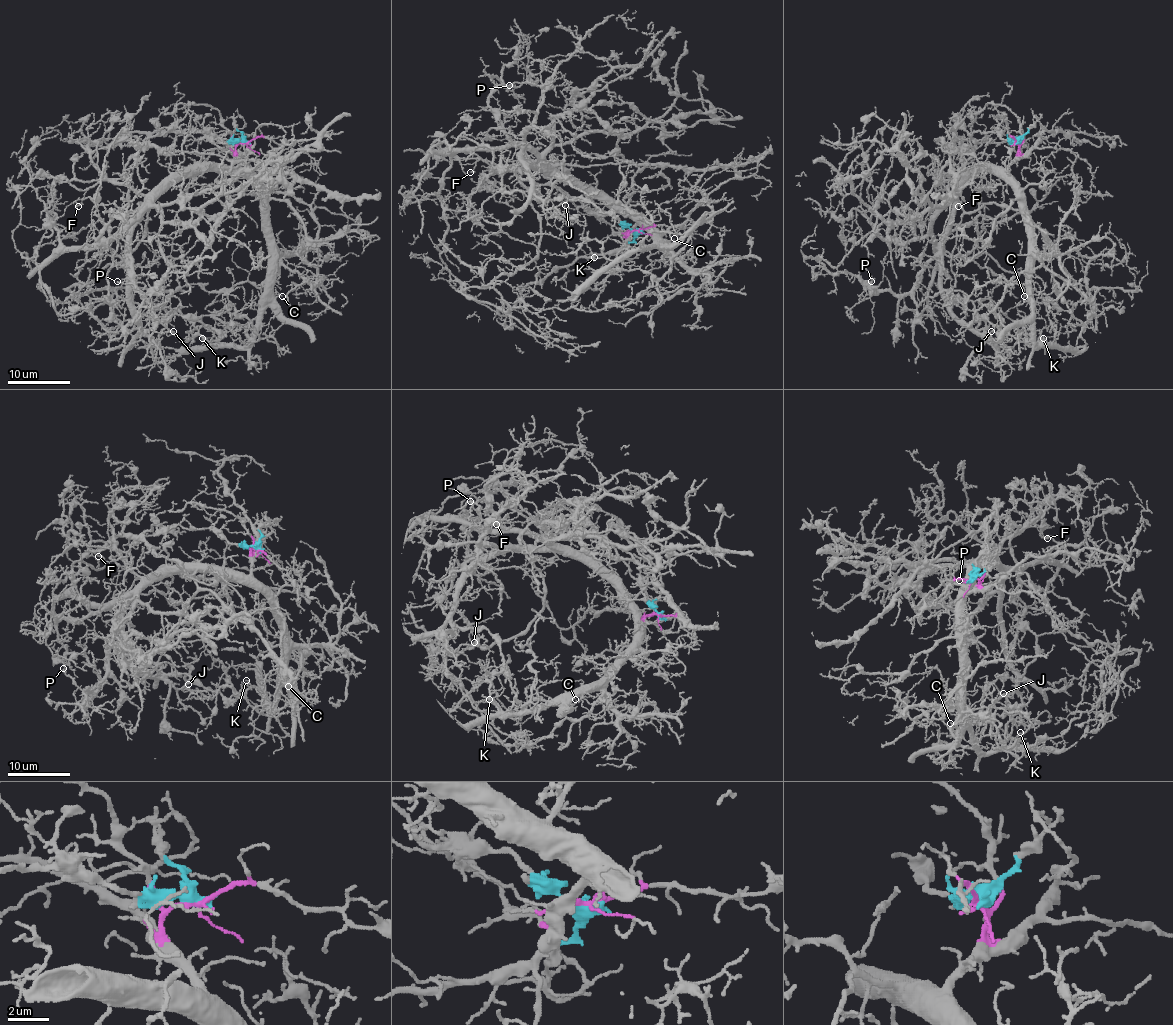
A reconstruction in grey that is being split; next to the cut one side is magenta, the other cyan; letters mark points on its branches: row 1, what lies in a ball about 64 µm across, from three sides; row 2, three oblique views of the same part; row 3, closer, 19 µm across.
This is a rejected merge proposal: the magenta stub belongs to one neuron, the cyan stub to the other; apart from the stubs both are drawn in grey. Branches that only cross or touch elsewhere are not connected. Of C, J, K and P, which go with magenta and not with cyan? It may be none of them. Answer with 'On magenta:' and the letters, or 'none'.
On magenta: C, J, K, P

